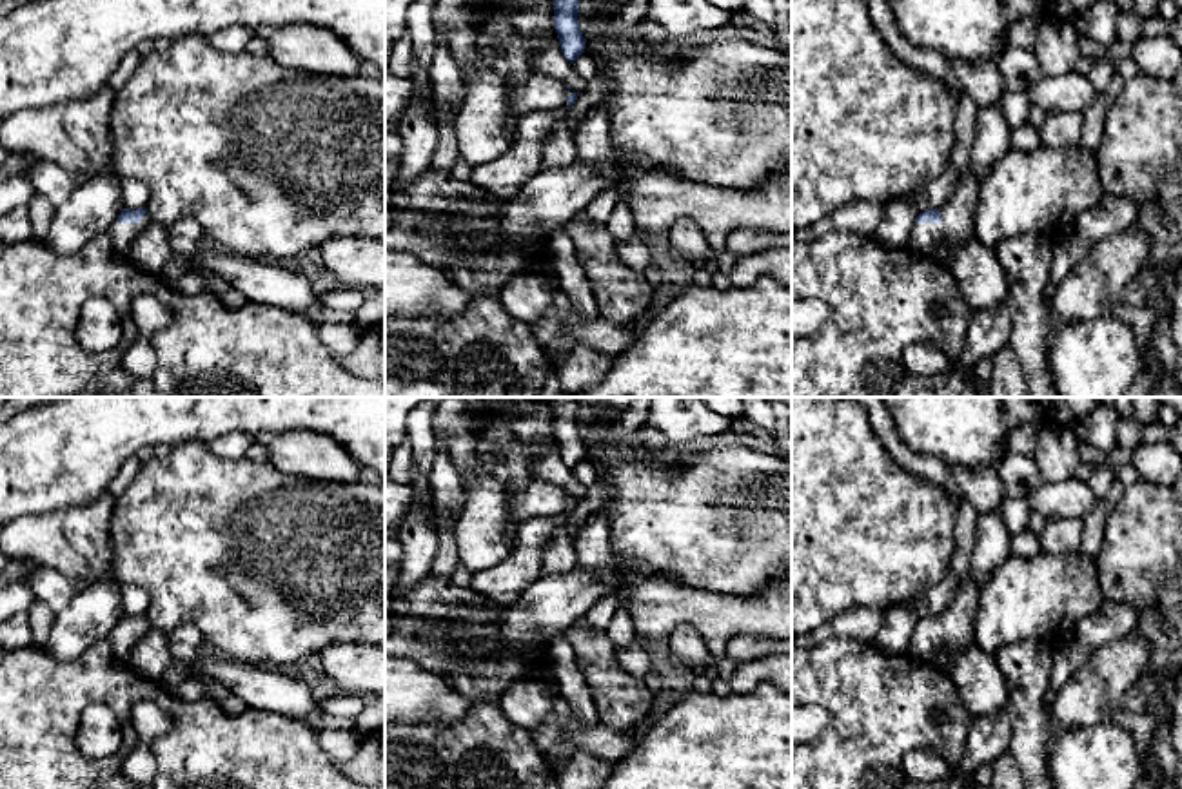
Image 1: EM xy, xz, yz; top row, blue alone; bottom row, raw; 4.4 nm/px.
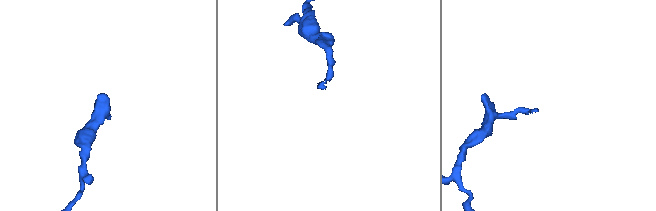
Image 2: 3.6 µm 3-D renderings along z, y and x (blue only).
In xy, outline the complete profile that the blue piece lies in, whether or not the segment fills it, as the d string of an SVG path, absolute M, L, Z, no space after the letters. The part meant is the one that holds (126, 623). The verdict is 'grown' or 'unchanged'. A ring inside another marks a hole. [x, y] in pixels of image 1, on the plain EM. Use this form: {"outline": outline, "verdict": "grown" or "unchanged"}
{"outline": "M123 613L116 628L107 637L116 658L127 662L133 648L147 635L149 628L151 624L147 622L147 615L131 617Z", "verdict": "grown"}

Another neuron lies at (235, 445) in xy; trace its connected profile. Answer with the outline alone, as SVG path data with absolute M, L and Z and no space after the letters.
M234 432L209 443L212 453L223 459L243 457L245 452L256 443L254 435Z

